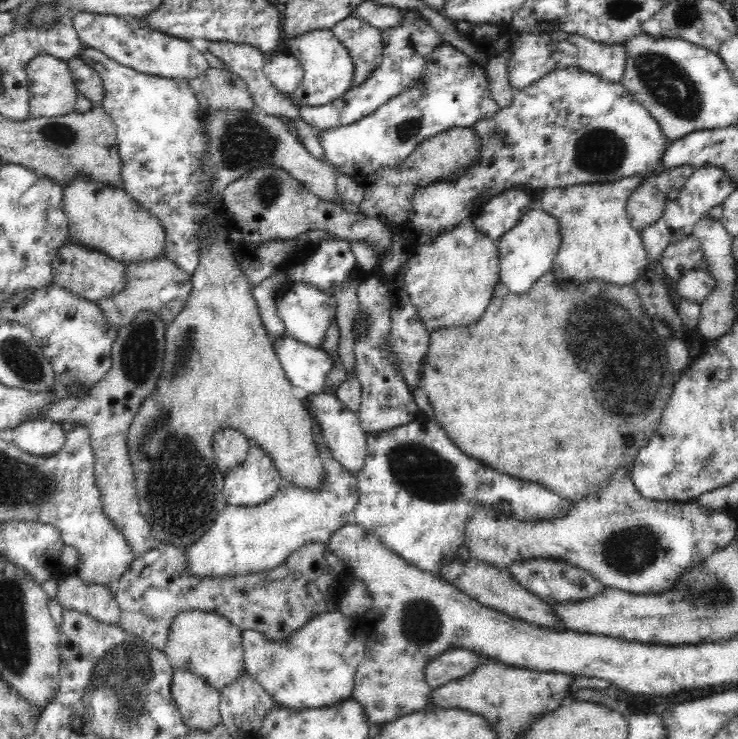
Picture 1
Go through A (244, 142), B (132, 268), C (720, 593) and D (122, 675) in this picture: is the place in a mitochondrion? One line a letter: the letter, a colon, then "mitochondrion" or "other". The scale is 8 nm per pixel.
A: mitochondrion
B: other
C: mitochondrion
D: mitochondrion

